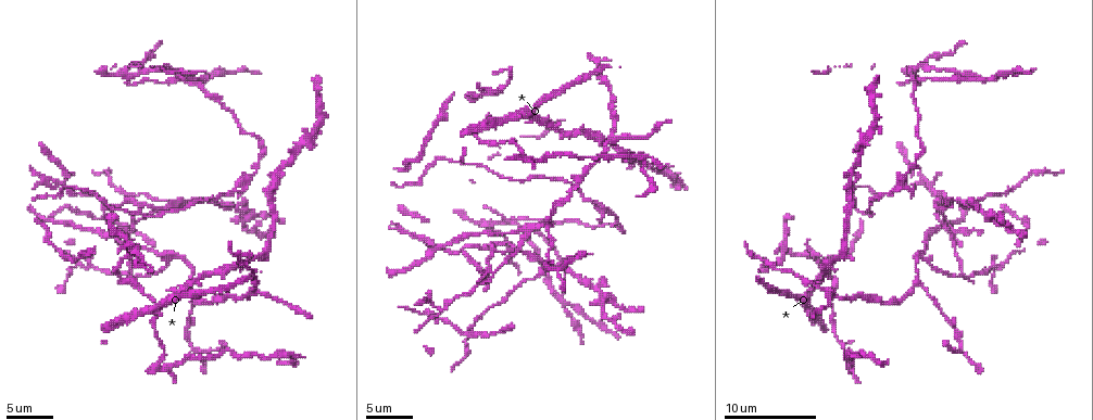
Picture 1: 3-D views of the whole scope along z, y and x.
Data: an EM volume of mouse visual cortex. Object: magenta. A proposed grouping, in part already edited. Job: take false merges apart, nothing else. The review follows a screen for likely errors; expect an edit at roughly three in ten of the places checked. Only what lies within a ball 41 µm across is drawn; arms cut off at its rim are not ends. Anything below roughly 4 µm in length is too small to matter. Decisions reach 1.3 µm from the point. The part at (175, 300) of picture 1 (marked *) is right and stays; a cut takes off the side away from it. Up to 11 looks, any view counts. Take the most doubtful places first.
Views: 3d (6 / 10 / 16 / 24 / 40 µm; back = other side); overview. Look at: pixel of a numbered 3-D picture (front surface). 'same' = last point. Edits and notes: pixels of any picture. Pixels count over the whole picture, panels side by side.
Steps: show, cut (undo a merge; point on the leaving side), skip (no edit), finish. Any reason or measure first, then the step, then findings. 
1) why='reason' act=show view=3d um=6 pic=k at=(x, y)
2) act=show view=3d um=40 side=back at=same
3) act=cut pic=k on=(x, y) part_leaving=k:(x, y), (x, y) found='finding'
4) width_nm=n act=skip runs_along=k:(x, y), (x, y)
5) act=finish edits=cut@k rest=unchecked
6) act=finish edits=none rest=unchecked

why='four arms meet' act=show view=3d um=10 pic=1 at=(256, 292)

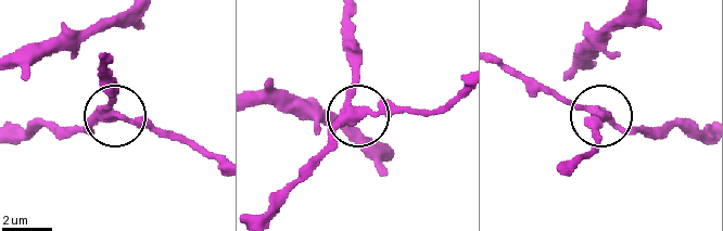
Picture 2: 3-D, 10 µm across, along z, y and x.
act=skip runs_along=2:(344, 14), (353, 107), (364, 114), (423, 114) found='continuous, no second neuron'

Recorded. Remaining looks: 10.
why='three arms meet' act=show view=3d um=6 pic=1 at=(938, 207)

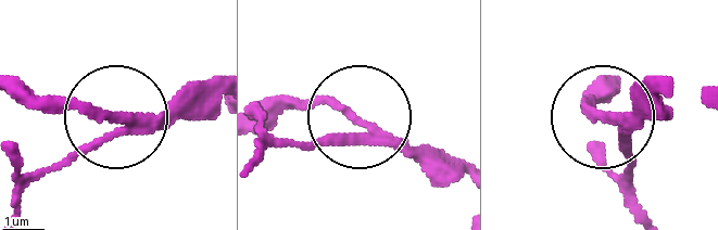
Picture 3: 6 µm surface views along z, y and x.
act=cut pic=3 on=(85, 154) part_leaving=3:(130, 126), (51, 167), (16, 219) found='two neurons meet here'

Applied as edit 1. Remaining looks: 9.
why='see it whole again' act=show view=overview

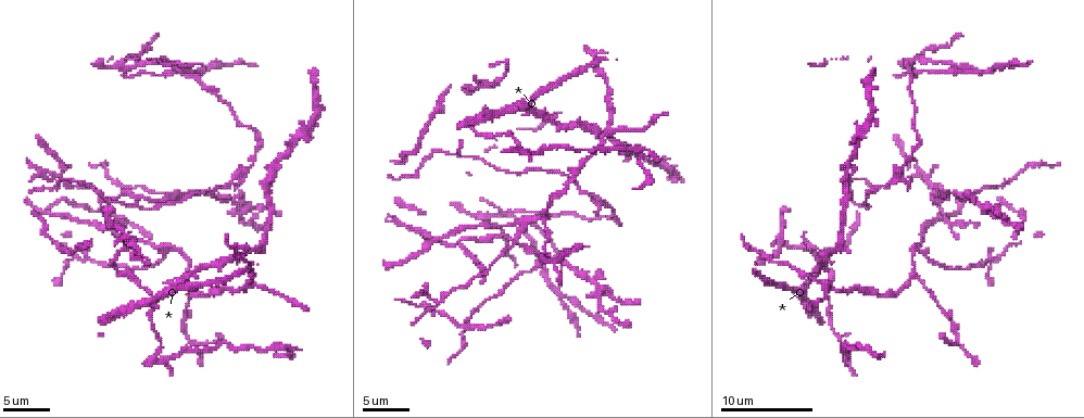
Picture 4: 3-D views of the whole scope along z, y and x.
act=show view=3d um=16 pic=4 at=(463, 239)

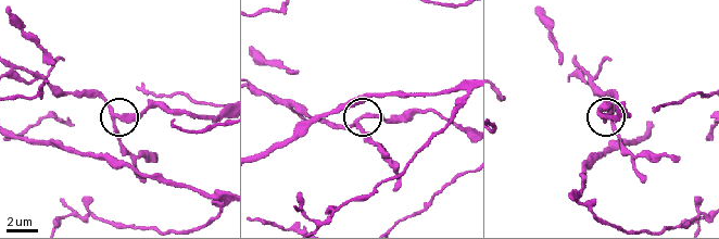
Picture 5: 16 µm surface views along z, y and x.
why='zoom in' act=show view=3d um=6 pic=5 at=(361, 119)

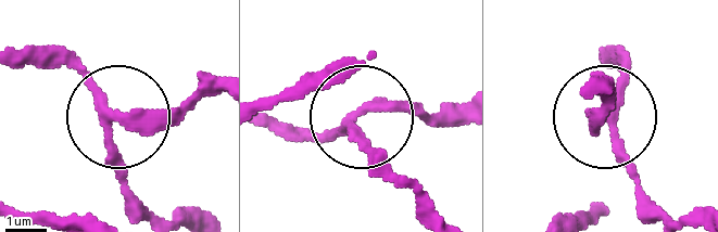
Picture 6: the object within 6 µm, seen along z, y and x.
arms=3 act=skip found='all the same neuron'

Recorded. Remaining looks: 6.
why='thin arm on a thick one' act=show view=3d um=6 pic=4 at=(914, 272)

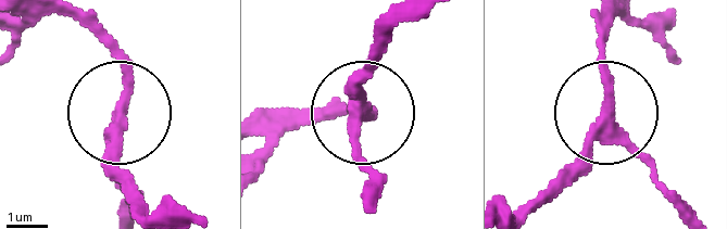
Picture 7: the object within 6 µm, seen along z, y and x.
width_nm=260 act=skip runs_along=7:(505, 214), (605, 117), (689, 211) found='continuous, no second neuron'

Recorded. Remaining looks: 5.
why='four or more arms meet' act=show view=3d um=10 pic=4 at=(242, 211)

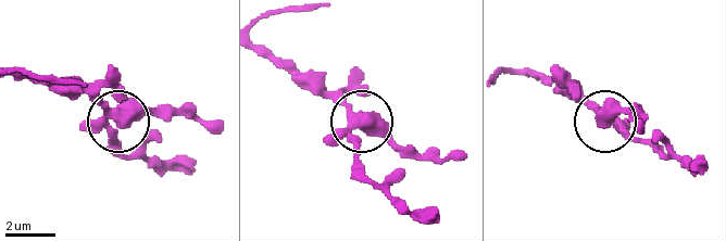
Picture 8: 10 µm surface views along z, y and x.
side_arm_um=5 act=skip found='one neuron here'

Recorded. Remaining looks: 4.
act=finish edits=cut@3 rest=unchecked

